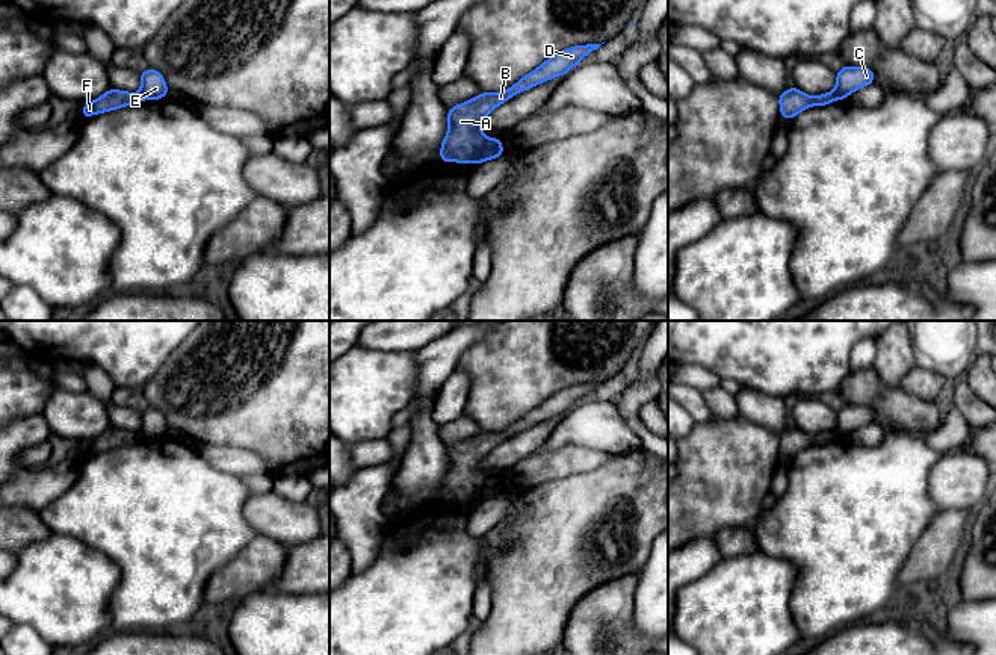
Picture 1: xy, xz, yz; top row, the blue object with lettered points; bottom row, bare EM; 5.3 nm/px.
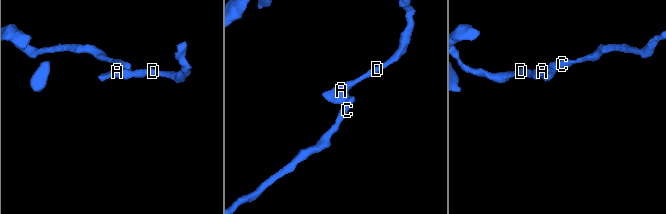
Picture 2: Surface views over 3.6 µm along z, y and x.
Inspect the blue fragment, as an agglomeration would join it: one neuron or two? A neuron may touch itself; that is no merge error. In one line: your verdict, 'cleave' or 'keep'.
cleave

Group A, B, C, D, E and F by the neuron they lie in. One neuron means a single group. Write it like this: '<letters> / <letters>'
A B D F / C E

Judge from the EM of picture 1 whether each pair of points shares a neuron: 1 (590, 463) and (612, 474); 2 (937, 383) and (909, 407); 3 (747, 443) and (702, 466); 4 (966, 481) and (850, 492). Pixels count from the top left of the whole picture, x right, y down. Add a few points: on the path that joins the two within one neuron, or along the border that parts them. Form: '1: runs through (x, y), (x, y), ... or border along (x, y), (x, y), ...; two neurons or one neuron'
1: border along (609, 456), (590, 471), (564, 477); two neurons
2: border along (898, 384), (909, 394), (933, 403); two neurons
3: runs through (736, 454), (724, 466), (712, 466); one neuron
4: border along (946, 453), (930, 474), (930, 498), (942, 510); two neurons

